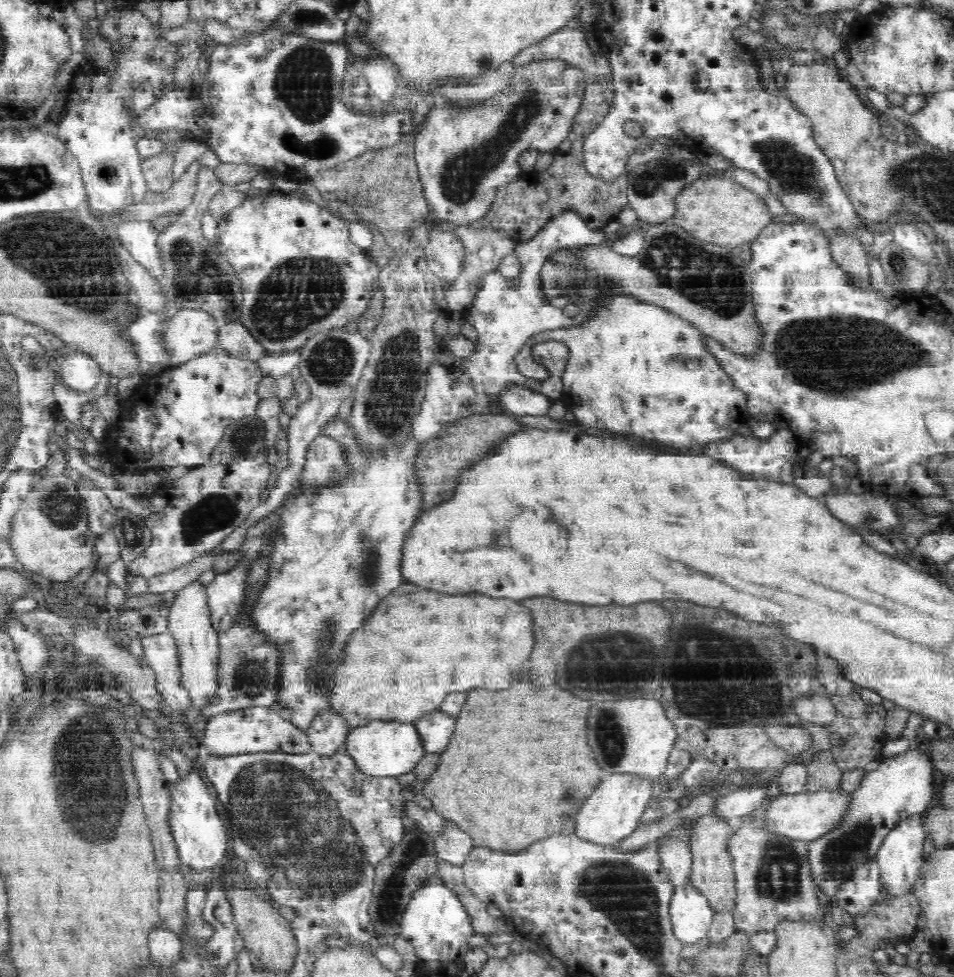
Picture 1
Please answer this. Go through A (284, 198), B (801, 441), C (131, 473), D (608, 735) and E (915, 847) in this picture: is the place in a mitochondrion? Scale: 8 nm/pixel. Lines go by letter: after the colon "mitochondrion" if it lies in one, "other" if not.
A: other
B: other
C: other
D: mitochondrion
E: other

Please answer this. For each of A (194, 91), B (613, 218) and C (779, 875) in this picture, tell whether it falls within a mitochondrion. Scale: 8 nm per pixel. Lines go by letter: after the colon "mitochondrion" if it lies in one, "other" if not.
A: other
B: other
C: mitochondrion

